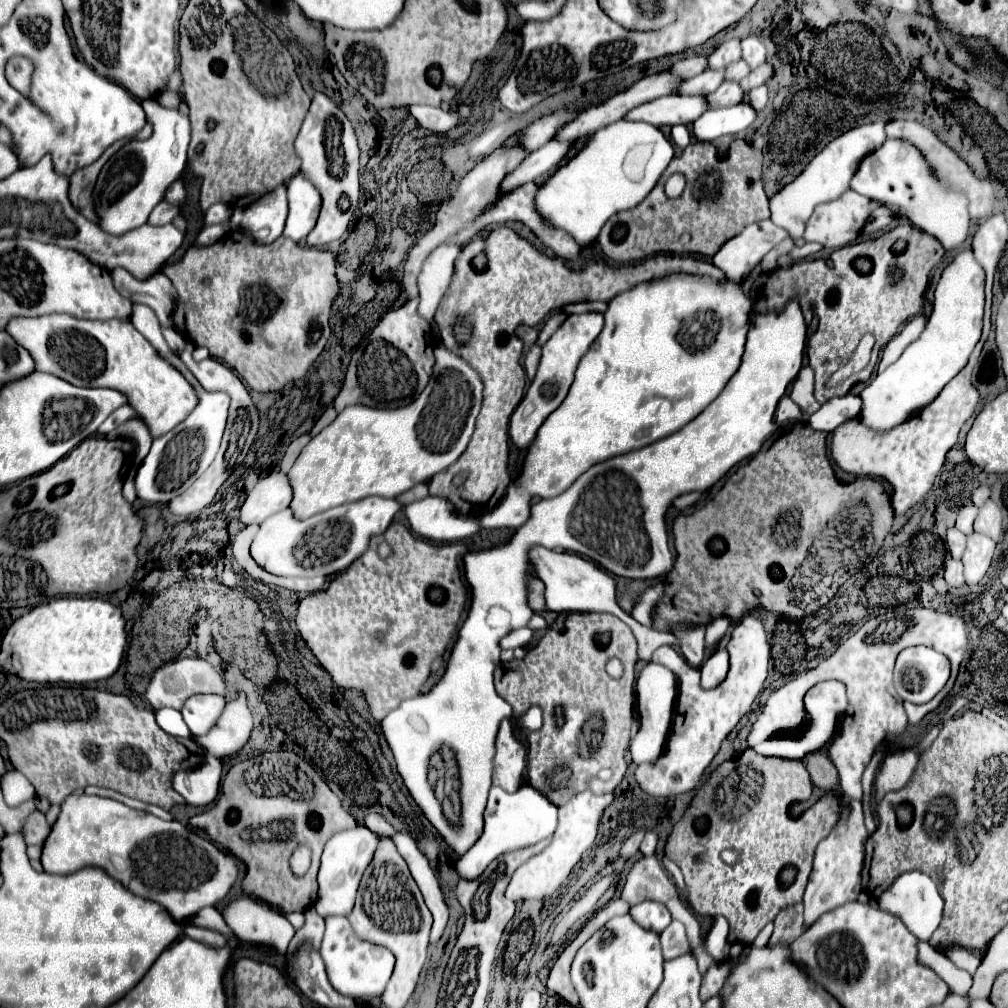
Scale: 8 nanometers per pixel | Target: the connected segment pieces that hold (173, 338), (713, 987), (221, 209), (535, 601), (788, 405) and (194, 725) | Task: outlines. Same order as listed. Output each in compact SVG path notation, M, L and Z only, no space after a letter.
M162 327L162 333L172 351L174 351L174 353L182 353L182 349L185 347L185 338L170 328Z
M724 961L724 963L716 963L714 967L708 969L708 973L702 979L702 989L700 989L702 1001L714 997L720 991L720 987L724 985L724 979L728 977L730 967L732 967L732 961Z
M216 203L216 205L212 205L212 207L204 213L204 217L202 217L202 225L220 223L220 221L228 219L228 215L230 215L230 209L228 209L226 205L222 205L222 203Z
M530 577L528 581L528 603L534 613L544 611L544 583L538 577Z
M786 395L786 397L778 403L776 423L778 423L778 425L784 425L784 423L796 423L796 421L802 421L802 411L800 411L800 407Z
M192 695L182 707L182 715L192 735L204 735L222 715L224 697L220 695Z

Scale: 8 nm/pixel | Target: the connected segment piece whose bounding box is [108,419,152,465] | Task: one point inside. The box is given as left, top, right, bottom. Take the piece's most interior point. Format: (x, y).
(134, 430)

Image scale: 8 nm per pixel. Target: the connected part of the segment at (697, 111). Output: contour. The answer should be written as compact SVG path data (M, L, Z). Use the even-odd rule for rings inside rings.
M668 95L632 109L626 115L626 119L646 121L656 127L680 125L680 123L686 125L686 123L694 123L708 109L710 109L710 103L706 95Z

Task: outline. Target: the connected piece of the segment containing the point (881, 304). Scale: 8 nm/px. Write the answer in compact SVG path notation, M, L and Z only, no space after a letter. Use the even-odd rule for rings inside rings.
M898 225L878 239L846 245L844 249L834 251L830 257L832 265L826 265L822 259L798 261L792 269L776 269L762 275L760 289L764 299L756 299L754 307L780 311L788 297L798 291L796 295L800 297L804 317L818 319L818 329L808 341L808 359L810 367L816 371L814 397L818 403L826 403L832 397L846 395L852 385L870 379L872 369L878 361L878 351L896 335L902 323L920 313L926 281L932 267L942 259L942 255L944 249L940 247L938 239L912 225ZM892 269L900 271L900 279L896 279L896 283L892 283ZM866 333L872 333L876 337L872 361L864 371L852 375L852 379L826 389L826 379L848 363L854 349L858 347L858 341Z

